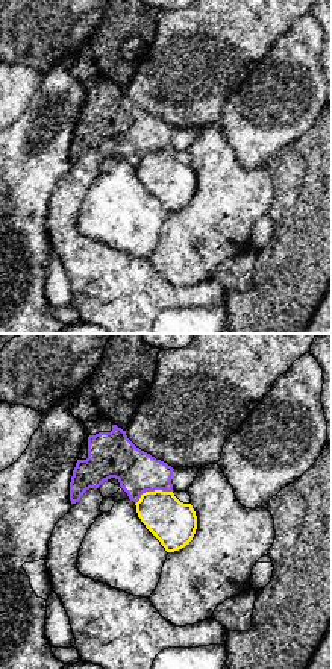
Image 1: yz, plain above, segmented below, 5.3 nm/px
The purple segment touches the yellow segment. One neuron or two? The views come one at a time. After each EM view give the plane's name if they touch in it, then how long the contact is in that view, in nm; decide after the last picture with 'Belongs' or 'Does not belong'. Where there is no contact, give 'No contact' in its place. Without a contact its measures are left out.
Touches purple in yz. Shared border 220 nm

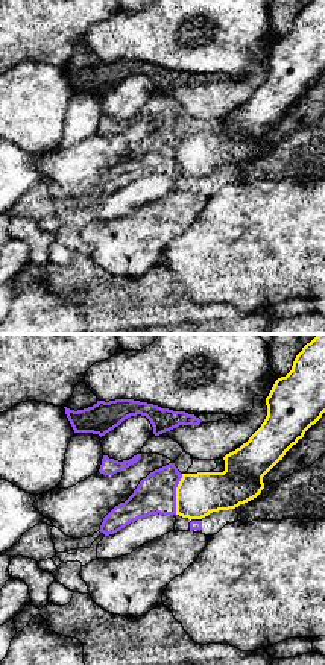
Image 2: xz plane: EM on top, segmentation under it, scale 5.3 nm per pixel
Touches purple in xz. Shared border 220 nm

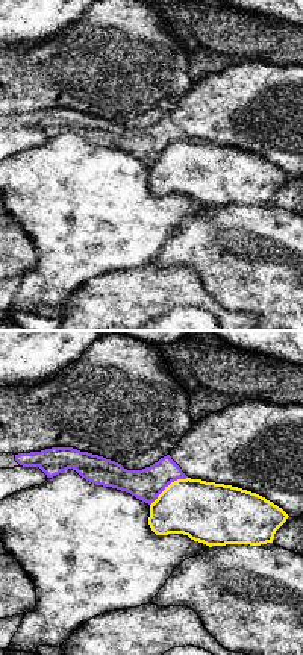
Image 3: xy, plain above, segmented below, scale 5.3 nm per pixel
Touches purple in xy. Shared border 260 nm

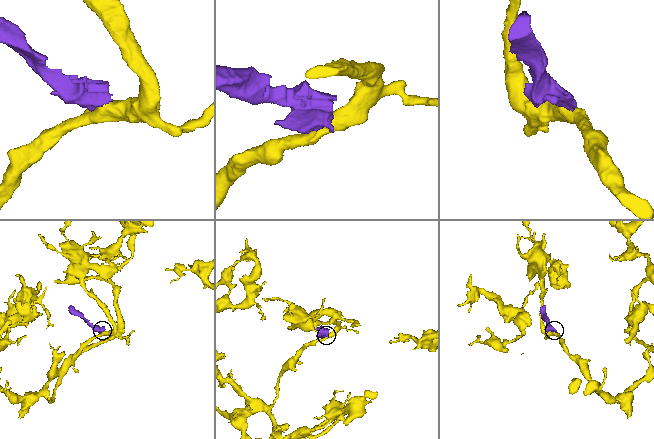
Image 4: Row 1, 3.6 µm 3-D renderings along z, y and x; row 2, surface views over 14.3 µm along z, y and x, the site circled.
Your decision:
Does not belong

